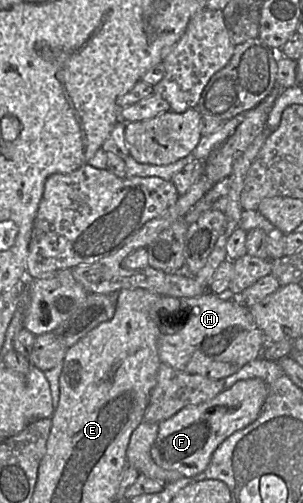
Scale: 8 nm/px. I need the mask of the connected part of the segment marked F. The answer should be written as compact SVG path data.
M251 378L236 382L211 400L183 408L158 424L157 437L150 451L152 459L161 468L177 471L186 478L202 473L214 451L226 438L258 418L267 394L265 381Z

